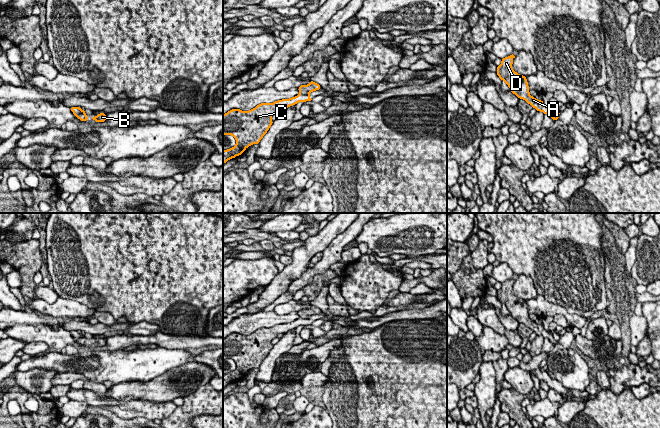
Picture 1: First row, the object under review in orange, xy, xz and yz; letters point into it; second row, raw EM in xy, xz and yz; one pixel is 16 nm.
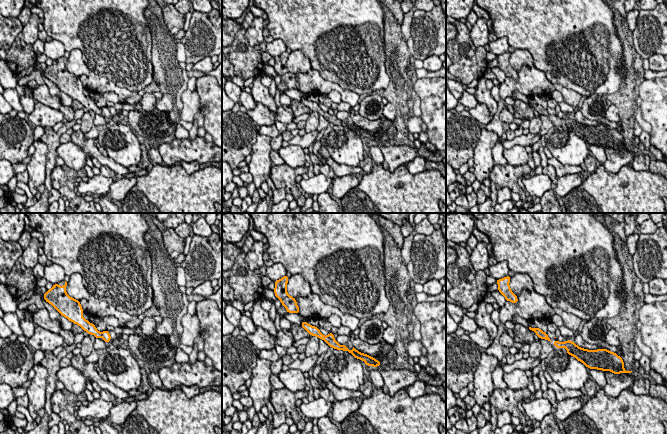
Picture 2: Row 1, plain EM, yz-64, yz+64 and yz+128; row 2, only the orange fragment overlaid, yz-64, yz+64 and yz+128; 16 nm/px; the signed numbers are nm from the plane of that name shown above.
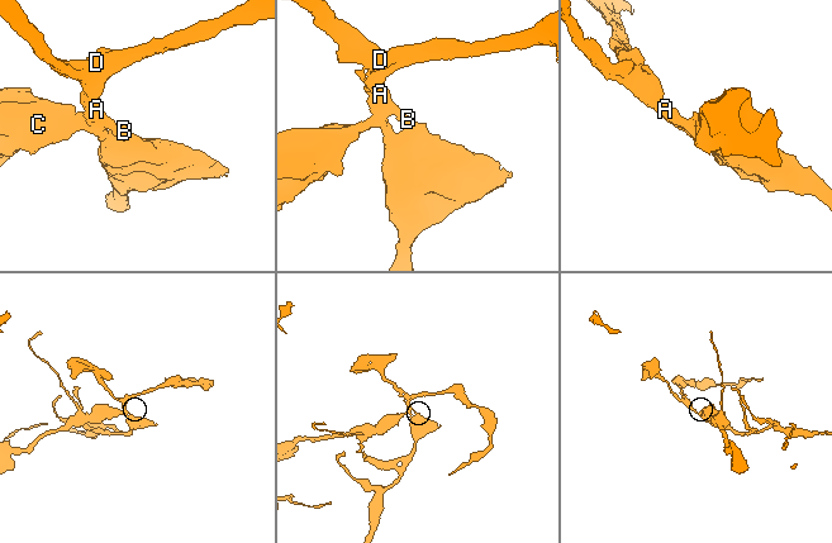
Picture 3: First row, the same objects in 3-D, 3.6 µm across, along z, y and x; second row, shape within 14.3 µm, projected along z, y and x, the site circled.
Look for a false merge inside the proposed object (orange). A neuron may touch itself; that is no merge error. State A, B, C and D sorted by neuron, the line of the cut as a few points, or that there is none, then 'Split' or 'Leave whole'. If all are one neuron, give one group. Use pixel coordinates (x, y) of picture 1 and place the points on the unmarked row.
Groups: A B D / C. Split along xz (300, 316), (308, 319). Split

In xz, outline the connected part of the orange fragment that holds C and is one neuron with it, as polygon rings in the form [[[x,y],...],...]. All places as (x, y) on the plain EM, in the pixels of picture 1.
[[[299,317],[289,323],[282,323],[273,327],[261,327],[249,335],[231,333],[225,337],[223,339],[223,360],[232,359],[236,363],[236,369],[223,374],[223,388],[243,378],[247,371],[259,368],[273,348],[271,341],[279,334],[284,334],[301,325],[311,324],[309,319]]]

